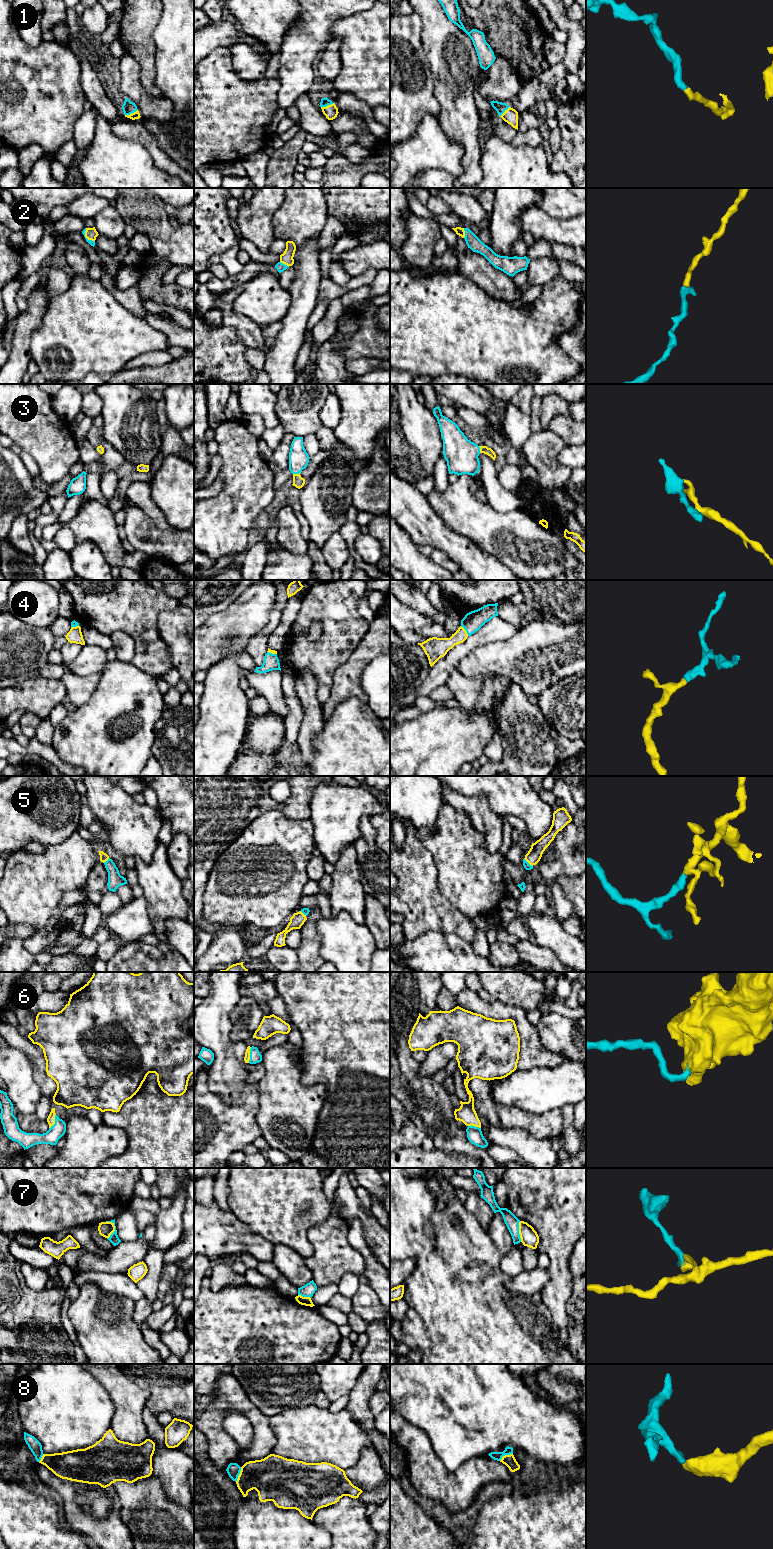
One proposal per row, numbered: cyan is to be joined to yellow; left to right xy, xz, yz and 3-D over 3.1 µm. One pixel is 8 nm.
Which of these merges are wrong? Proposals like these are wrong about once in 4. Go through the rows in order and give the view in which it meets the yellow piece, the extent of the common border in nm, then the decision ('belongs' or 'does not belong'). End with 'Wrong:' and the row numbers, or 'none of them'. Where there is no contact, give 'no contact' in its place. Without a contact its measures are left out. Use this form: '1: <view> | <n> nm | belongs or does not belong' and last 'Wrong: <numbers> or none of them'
1: xy | 120 nm | belongs
2: xy | 130 nm | belongs
3: xz | 60 nm | belongs
4: yz | 100 nm | belongs
5: yz | 100 nm | belongs
6: xy | 130 nm | belongs
7: xy | 150 nm | does not belong
8: xz | 130 nm | belongs
Wrong: 7

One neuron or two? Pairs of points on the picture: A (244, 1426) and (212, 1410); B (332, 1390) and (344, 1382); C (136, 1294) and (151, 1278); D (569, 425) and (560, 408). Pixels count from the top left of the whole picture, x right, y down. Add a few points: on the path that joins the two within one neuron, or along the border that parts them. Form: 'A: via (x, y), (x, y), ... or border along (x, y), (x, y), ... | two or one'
A: border along (241, 1412), (223, 1419), (223, 1429), (234, 1439) | two
B: via (335, 1387), (341, 1382) | one
C: border along (135, 1283), (144, 1296) | two
D: border along (569, 415), (557, 415), (550, 422), (548, 429) | two

